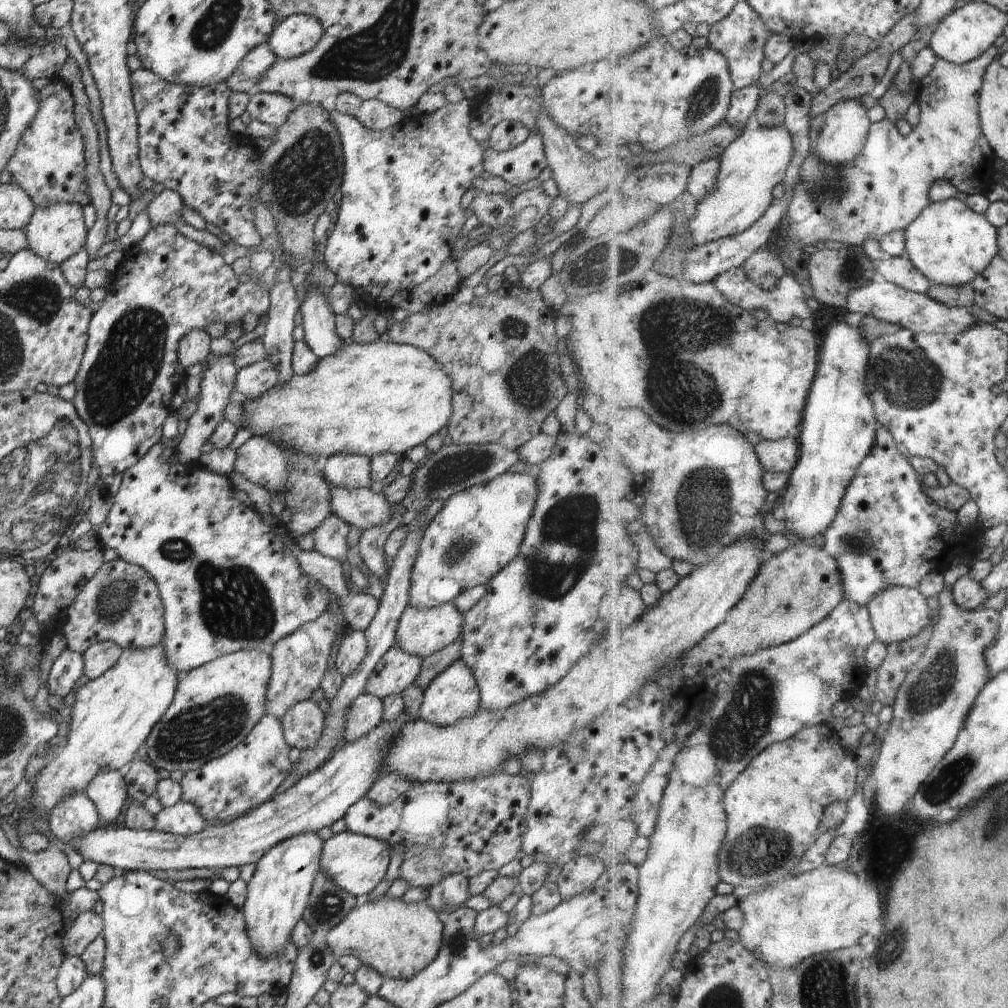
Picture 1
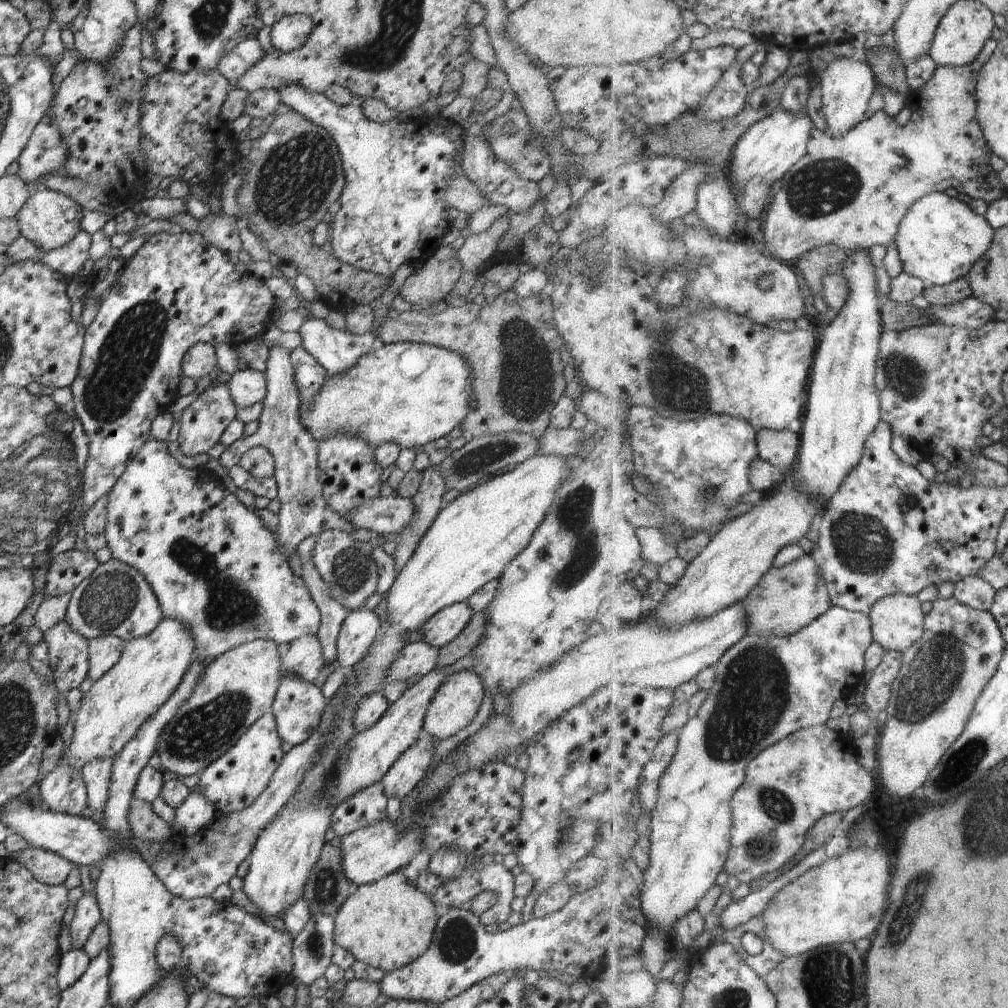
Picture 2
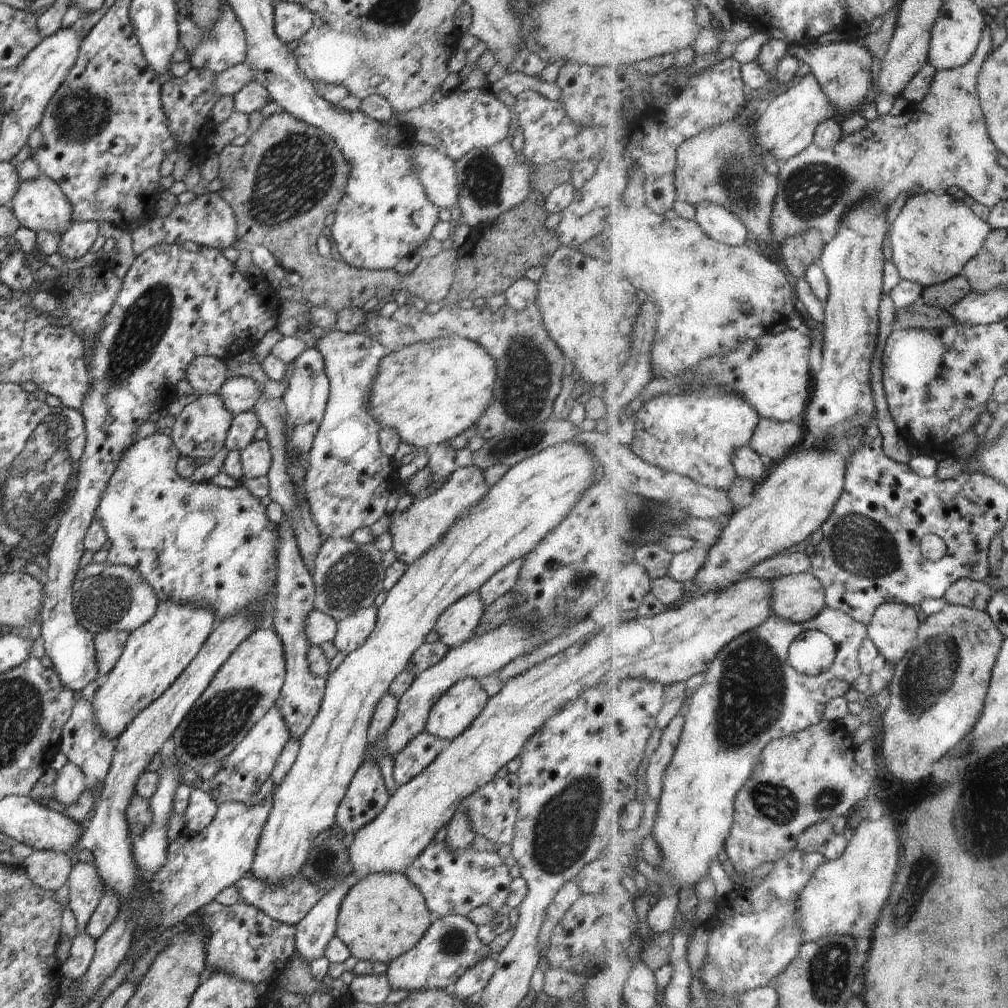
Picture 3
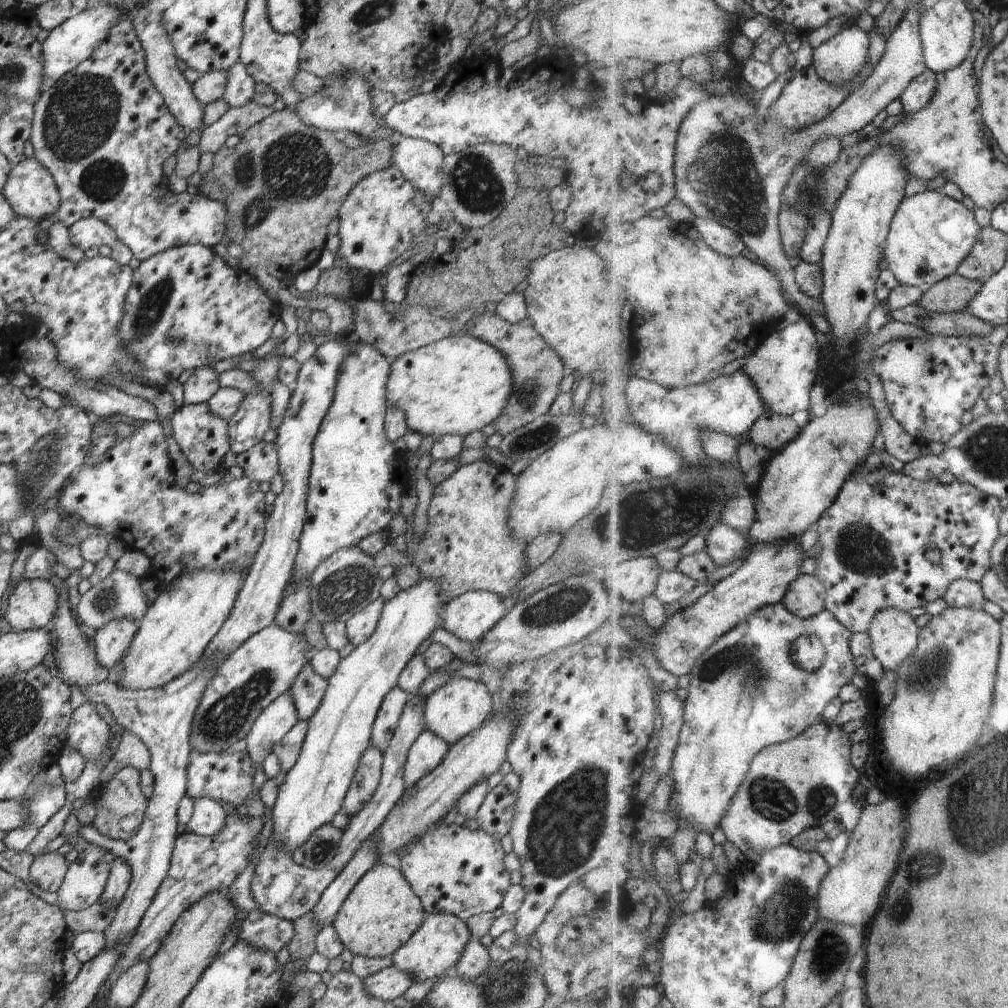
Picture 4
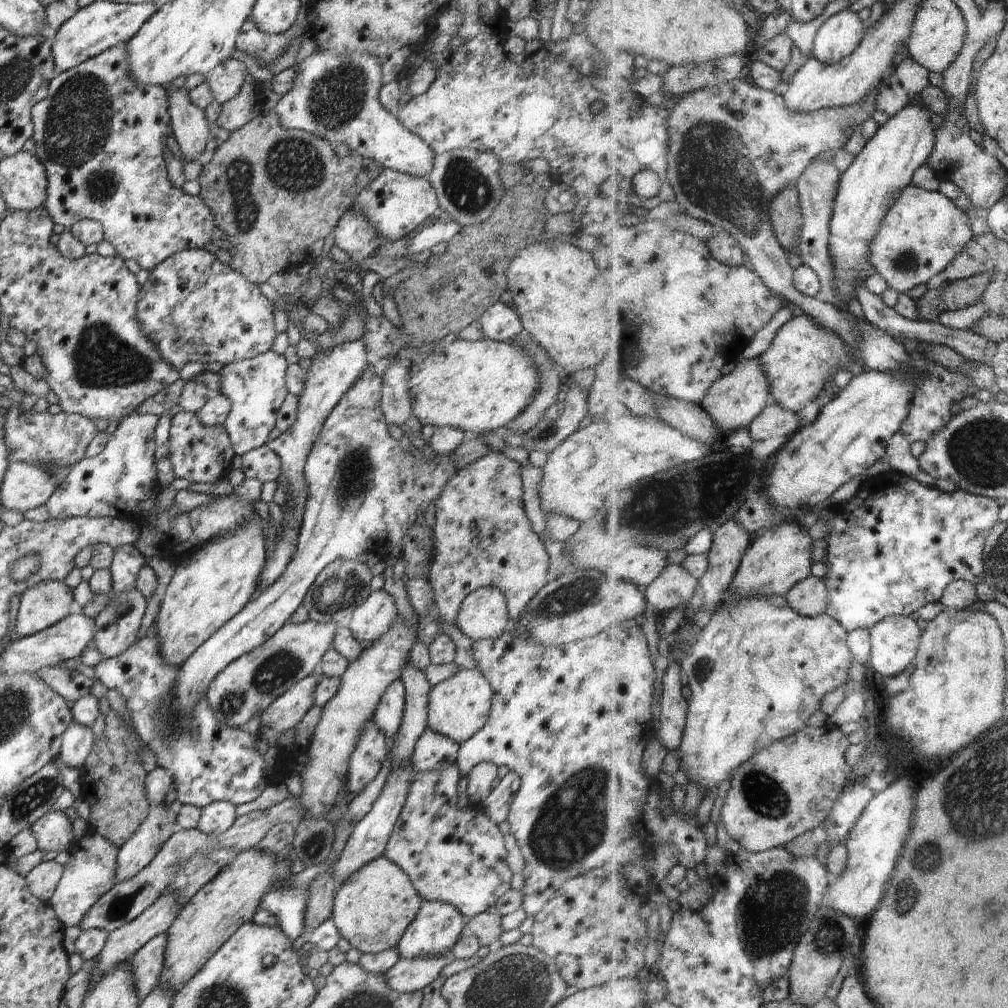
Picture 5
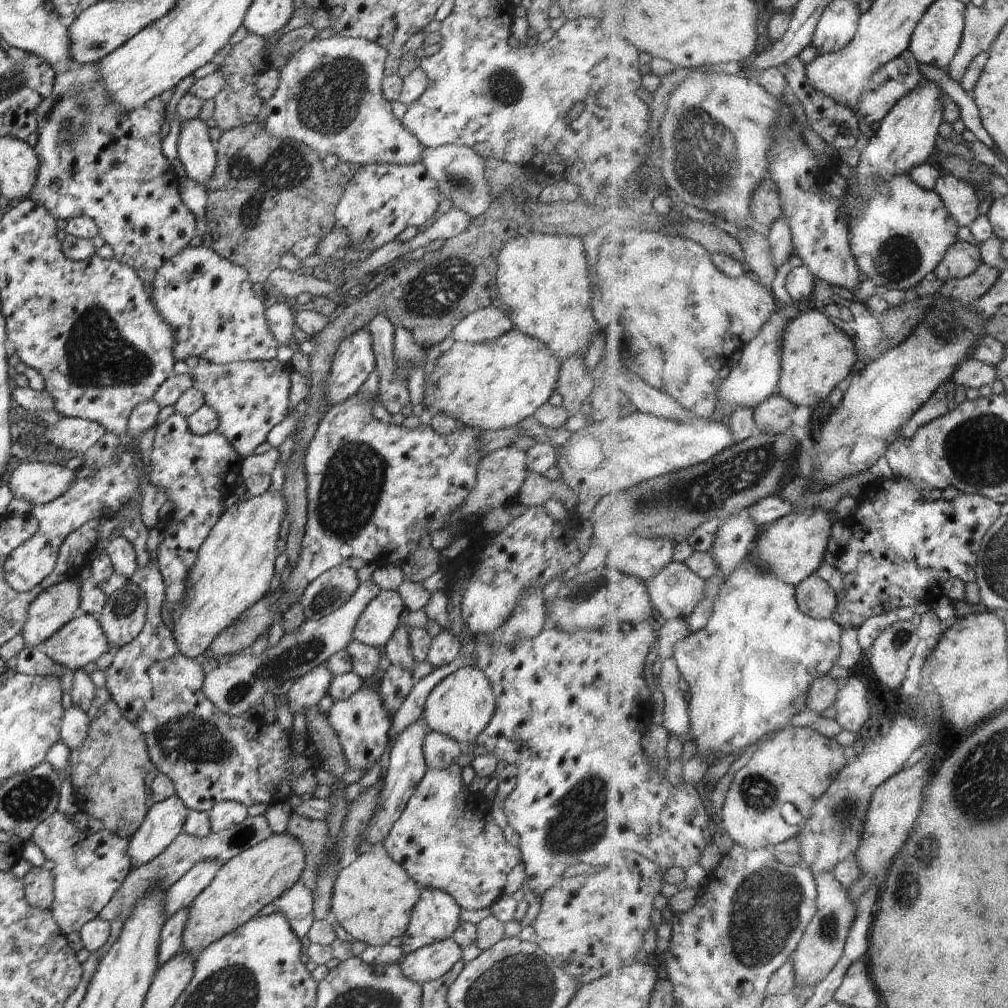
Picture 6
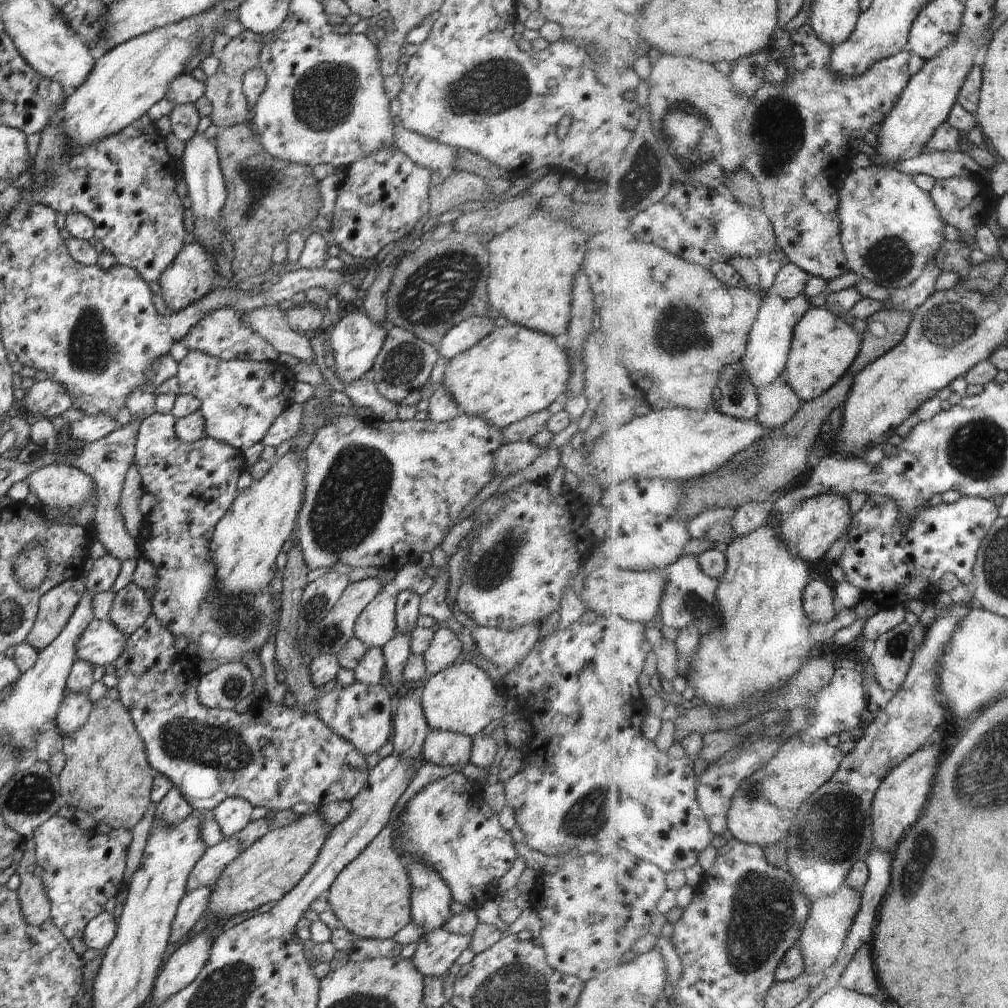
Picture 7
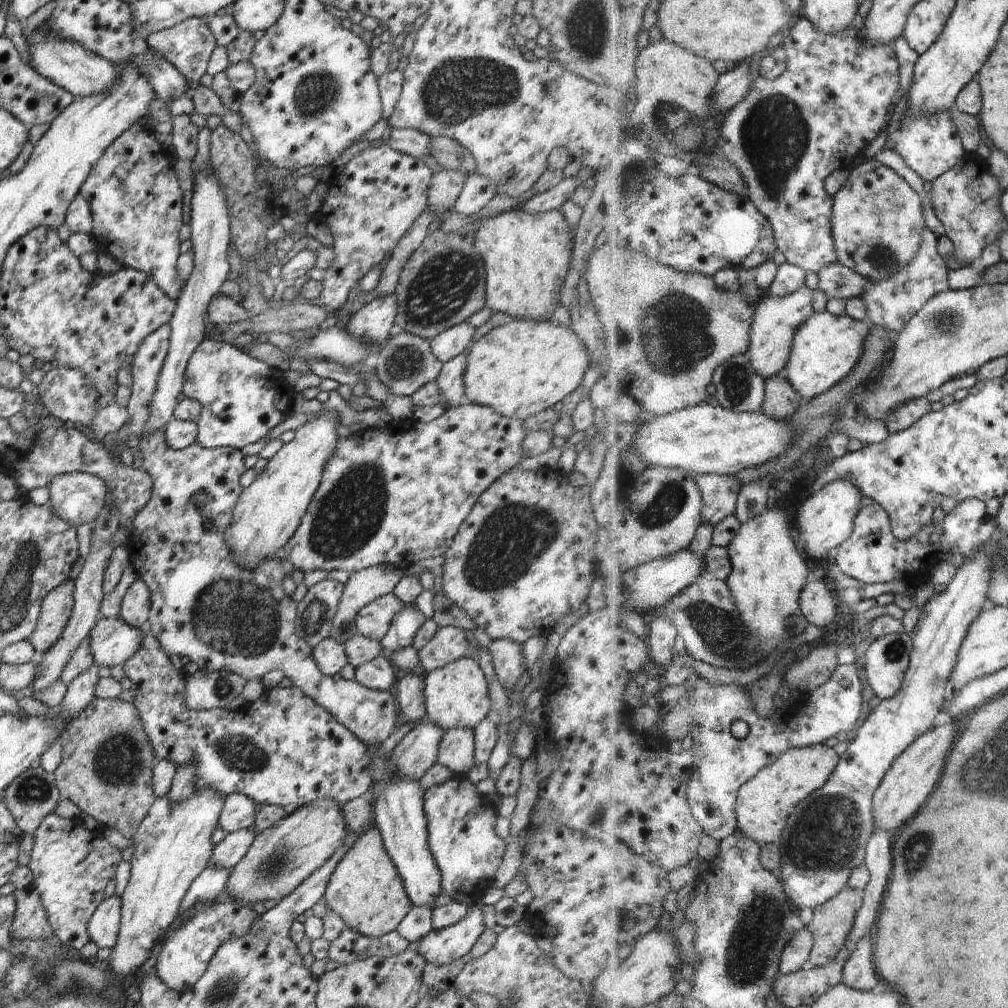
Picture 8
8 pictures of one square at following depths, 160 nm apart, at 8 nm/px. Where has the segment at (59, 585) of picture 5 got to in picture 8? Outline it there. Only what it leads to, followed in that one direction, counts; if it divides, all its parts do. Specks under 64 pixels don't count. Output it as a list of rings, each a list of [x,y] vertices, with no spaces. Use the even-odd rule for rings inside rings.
[[[68,578],[42,599],[38,622],[29,638],[37,655],[52,648],[63,633],[72,612],[74,589],[75,581]]]

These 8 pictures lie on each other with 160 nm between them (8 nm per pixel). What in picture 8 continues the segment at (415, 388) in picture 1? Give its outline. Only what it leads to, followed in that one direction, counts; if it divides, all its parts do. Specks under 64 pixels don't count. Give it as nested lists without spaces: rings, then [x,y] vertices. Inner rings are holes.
[[[513,319],[502,323],[499,327],[492,327],[479,339],[476,339],[467,352],[466,366],[463,372],[465,396],[470,403],[490,407],[500,416],[518,419],[520,422],[541,413],[564,396],[574,392],[576,388],[587,383],[595,383],[592,379],[587,348],[571,329],[565,328],[552,320],[530,321]]]

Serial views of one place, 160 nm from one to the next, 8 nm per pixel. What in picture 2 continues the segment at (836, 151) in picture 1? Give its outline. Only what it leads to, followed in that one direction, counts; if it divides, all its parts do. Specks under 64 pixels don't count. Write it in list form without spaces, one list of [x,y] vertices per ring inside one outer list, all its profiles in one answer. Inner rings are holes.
[[[836,58],[818,77],[821,80],[822,100],[828,118],[828,133],[834,134],[836,138],[842,138],[846,136],[846,132],[852,132],[856,126],[867,120],[866,112],[870,110],[870,100],[879,86],[877,75],[867,60]]]

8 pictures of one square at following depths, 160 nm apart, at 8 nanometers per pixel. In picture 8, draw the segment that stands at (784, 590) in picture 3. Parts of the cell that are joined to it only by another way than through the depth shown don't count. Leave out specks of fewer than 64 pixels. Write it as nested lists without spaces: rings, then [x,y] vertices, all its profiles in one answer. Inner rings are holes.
[[[823,580],[809,582],[801,594],[801,607],[807,620],[816,627],[828,628],[838,618],[835,594]]]

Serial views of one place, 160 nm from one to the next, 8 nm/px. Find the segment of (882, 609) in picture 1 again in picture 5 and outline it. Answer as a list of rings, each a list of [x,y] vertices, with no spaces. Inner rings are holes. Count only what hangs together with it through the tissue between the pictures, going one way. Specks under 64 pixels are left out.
[[[903,615],[886,618],[872,629],[870,668],[888,678],[905,673],[916,662],[924,633],[914,618]]]

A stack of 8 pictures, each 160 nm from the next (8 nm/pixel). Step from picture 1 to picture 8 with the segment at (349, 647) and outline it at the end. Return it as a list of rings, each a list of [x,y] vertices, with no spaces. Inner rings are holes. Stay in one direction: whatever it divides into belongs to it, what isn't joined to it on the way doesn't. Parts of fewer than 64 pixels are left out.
[[[392,593],[381,596],[367,604],[358,612],[355,627],[358,634],[370,637],[376,641],[386,636],[394,616],[405,605]]]

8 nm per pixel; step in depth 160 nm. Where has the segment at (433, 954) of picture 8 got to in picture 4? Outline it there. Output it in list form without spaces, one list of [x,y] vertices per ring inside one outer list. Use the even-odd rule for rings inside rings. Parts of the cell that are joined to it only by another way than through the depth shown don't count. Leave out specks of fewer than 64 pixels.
[[[390,966],[362,979],[366,994],[387,1002],[403,997],[406,990],[415,982],[416,978],[412,974],[398,970],[396,966]]]

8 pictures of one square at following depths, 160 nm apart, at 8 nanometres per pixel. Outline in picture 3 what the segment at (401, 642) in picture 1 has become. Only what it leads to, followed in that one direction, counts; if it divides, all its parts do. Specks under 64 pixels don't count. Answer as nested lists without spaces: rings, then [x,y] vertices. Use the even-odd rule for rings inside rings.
[[[472,592],[444,610],[434,626],[434,631],[438,633],[443,644],[455,648],[475,636],[484,612],[486,606],[479,592]]]

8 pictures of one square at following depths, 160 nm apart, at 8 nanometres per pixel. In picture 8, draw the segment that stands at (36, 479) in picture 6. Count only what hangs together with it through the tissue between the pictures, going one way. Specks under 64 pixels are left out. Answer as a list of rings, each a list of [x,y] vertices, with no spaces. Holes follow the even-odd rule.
[[[90,473],[61,474],[48,484],[48,505],[74,528],[95,520],[105,507],[106,483]]]

